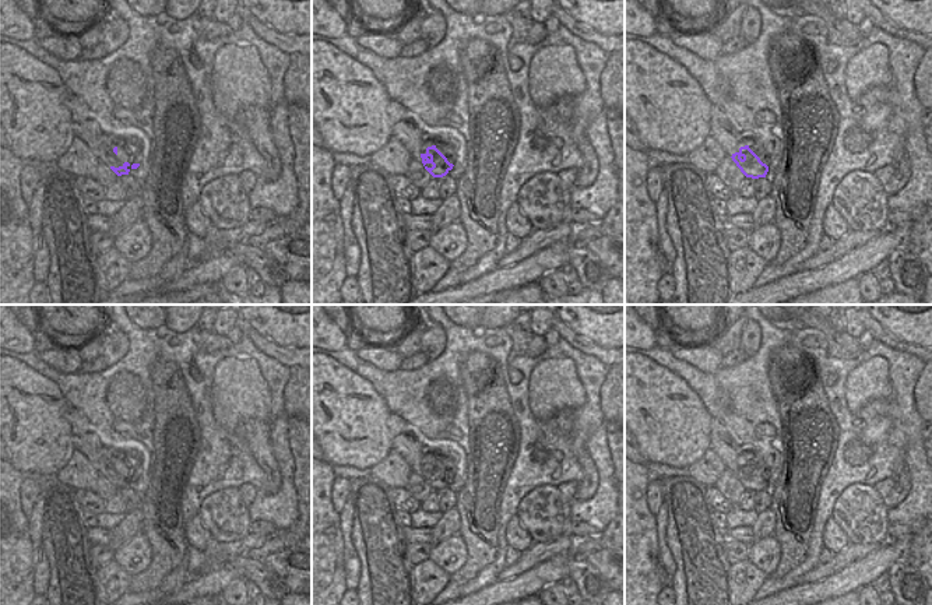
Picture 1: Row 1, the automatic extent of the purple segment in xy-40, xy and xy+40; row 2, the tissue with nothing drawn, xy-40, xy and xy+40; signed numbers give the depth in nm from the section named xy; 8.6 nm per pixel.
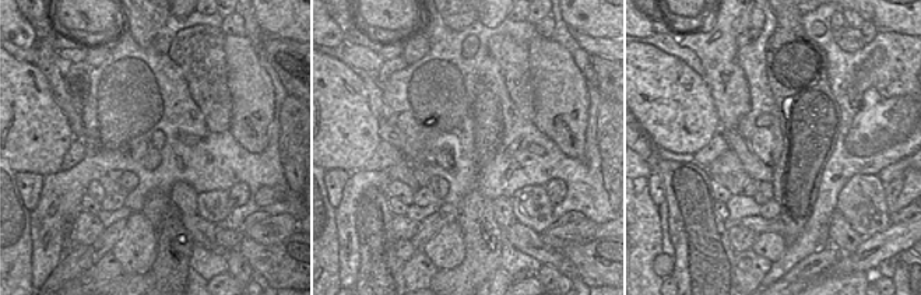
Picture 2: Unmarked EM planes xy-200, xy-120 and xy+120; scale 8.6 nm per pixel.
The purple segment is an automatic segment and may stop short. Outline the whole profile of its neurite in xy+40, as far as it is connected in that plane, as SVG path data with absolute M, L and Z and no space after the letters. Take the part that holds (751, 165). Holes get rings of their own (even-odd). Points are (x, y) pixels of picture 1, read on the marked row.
M715 105L710 108L710 136L721 145L725 155L731 156L736 166L746 177L771 177L774 176L782 156L782 140L774 141L774 148L767 162L763 163L760 158L749 148L746 136L752 130L738 133L727 115Z

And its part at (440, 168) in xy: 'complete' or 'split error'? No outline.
split error

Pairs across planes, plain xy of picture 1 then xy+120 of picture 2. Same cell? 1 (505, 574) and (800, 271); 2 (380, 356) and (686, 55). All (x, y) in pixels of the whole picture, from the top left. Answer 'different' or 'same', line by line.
1: same
2: different

